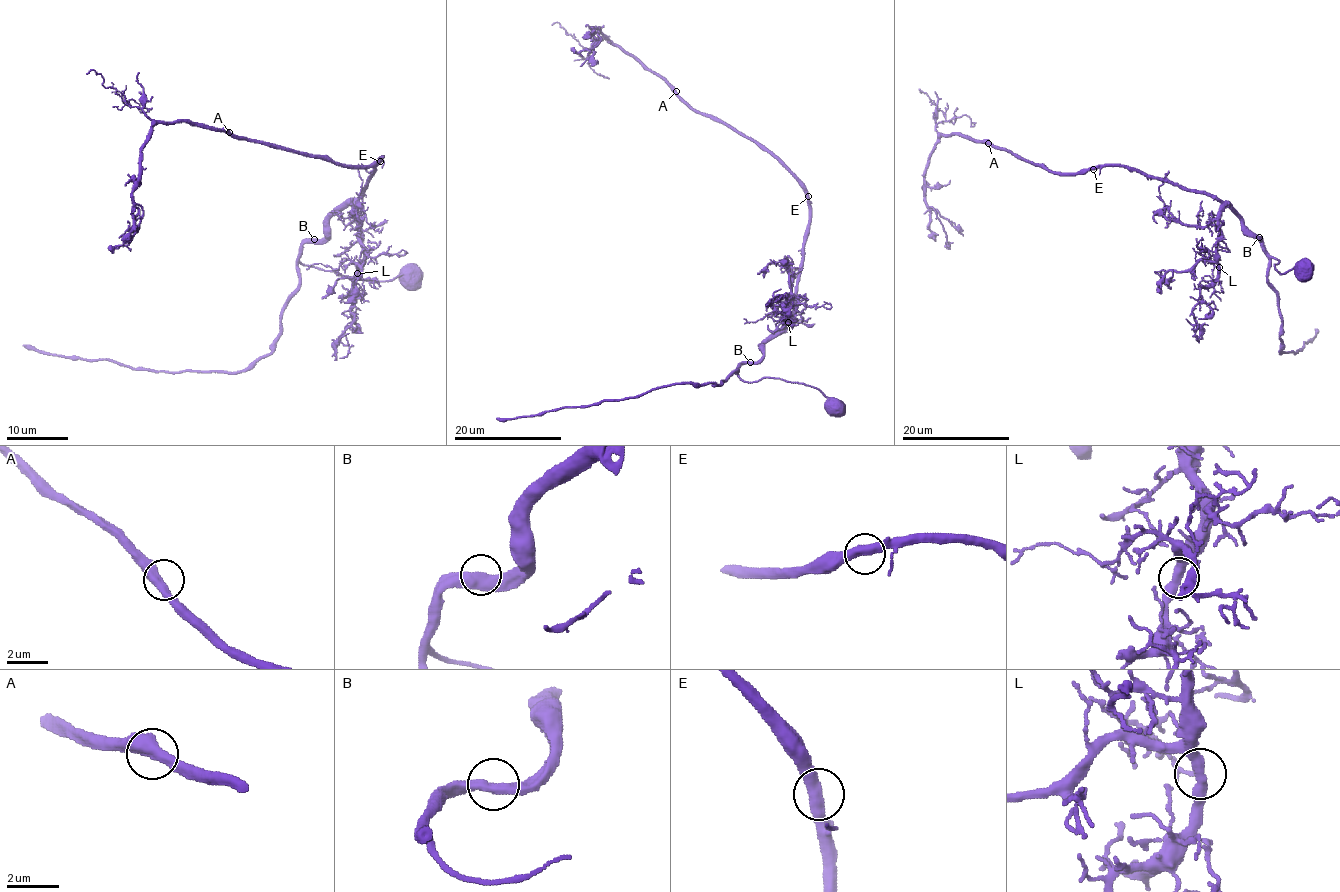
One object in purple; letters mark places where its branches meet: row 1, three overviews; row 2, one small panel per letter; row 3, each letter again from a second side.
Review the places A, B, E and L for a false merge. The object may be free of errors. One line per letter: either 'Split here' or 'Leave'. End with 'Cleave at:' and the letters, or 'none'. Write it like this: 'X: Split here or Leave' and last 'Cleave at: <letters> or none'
A: Leave
B: Leave
E: Leave
L: Leave
Cleave at: none

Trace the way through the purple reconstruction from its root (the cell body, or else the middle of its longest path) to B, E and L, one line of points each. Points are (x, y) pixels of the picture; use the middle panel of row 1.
B: (832, 406), (827, 397), (808, 385), (767, 377), (753, 382), (743, 381), (737, 369), (750, 362)
E: (832, 406), (812, 386), (737, 373), (790, 320), (808, 196)
L: (832, 406), (812, 386), (737, 373), (788, 322)

